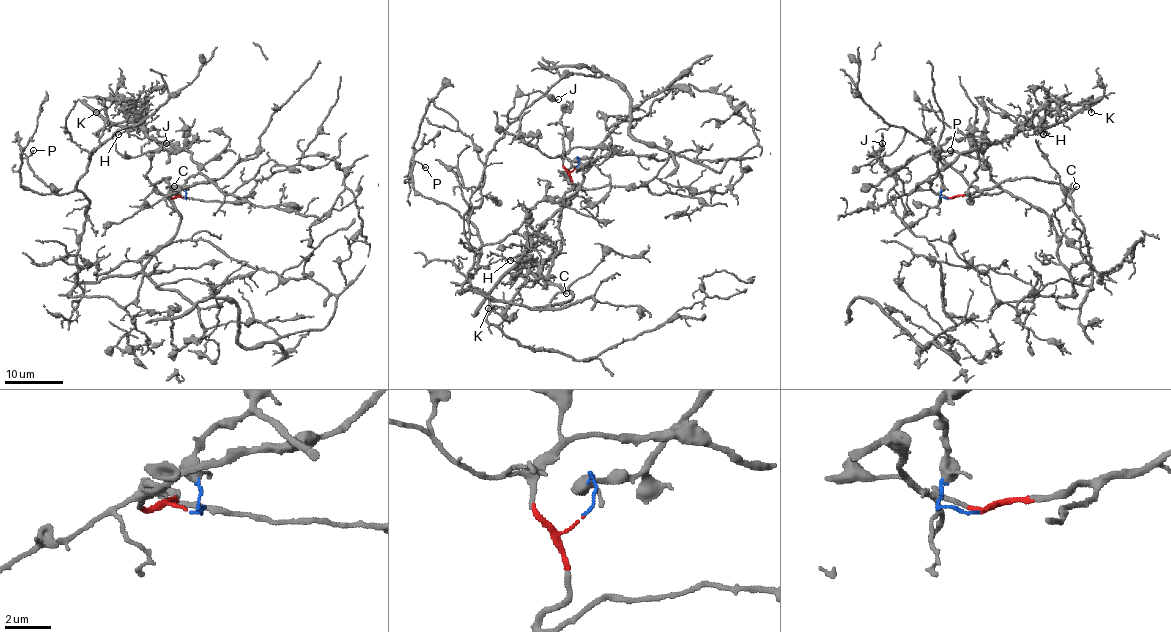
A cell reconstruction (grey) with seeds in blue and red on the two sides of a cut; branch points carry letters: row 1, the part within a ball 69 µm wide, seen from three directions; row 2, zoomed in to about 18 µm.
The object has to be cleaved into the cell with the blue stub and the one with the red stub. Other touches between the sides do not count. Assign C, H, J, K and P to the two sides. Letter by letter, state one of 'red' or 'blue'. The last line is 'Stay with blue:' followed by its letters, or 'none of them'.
C: red
H: blue
J: red
K: blue
P: red
Stay with blue: H, K

